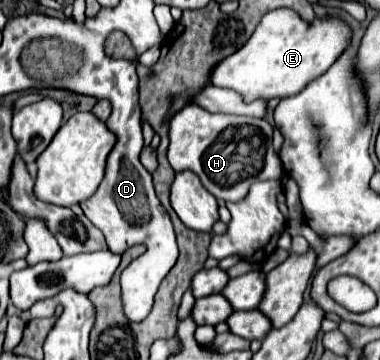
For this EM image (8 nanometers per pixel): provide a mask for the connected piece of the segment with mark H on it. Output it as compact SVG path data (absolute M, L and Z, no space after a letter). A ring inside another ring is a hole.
M191 104L171 118L169 134L167 160L173 170L195 172L217 200L239 202L247 196L253 182L283 176L283 164L273 152L273 126L267 120L223 112L211 114Z

